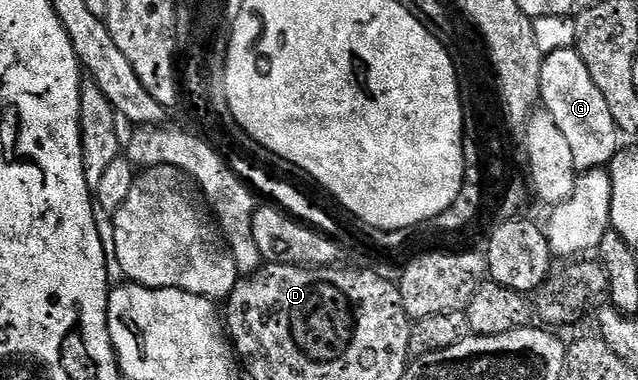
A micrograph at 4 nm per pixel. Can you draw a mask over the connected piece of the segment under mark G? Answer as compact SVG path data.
M576 48L560 50L544 55L541 63L540 105L559 124L559 132L567 138L571 156L575 156L575 170L599 170L608 167L619 149L619 131L611 111L607 108L606 97L599 92L598 85L591 80L583 56Z

